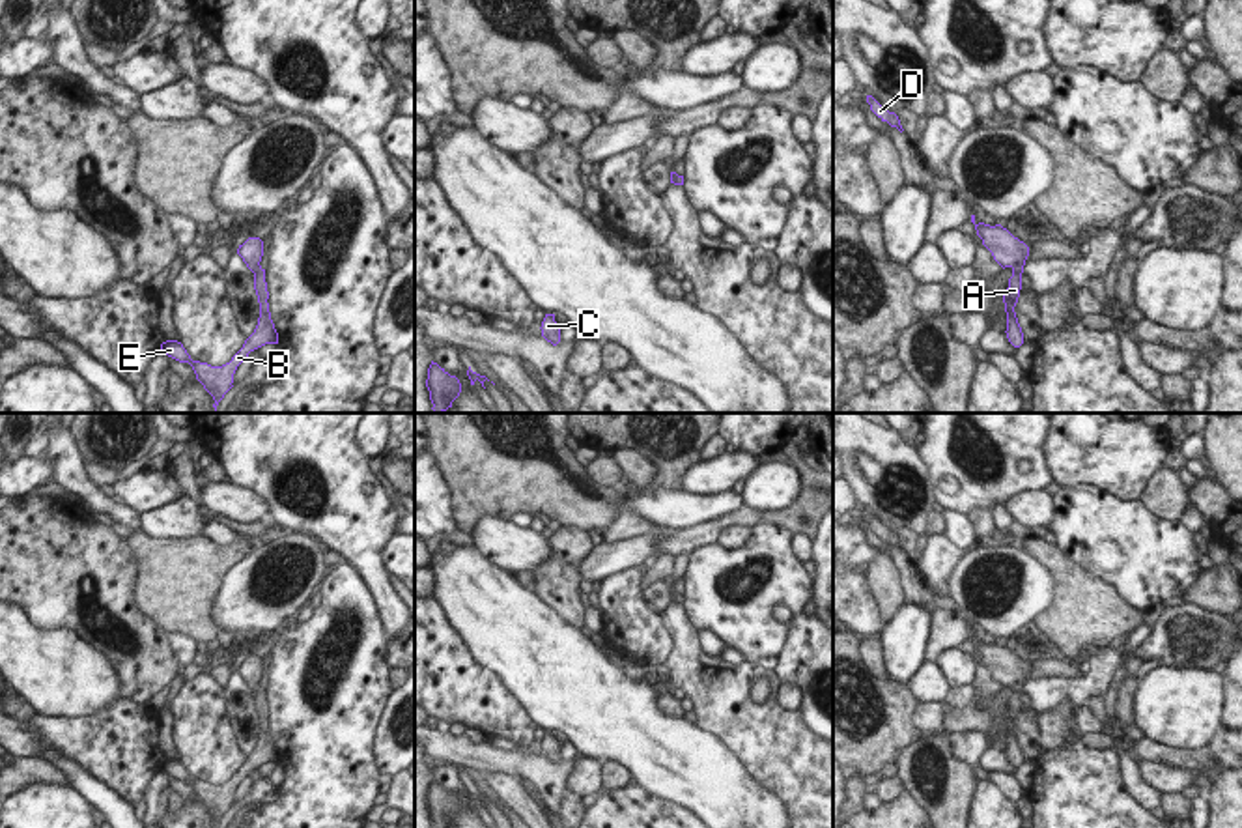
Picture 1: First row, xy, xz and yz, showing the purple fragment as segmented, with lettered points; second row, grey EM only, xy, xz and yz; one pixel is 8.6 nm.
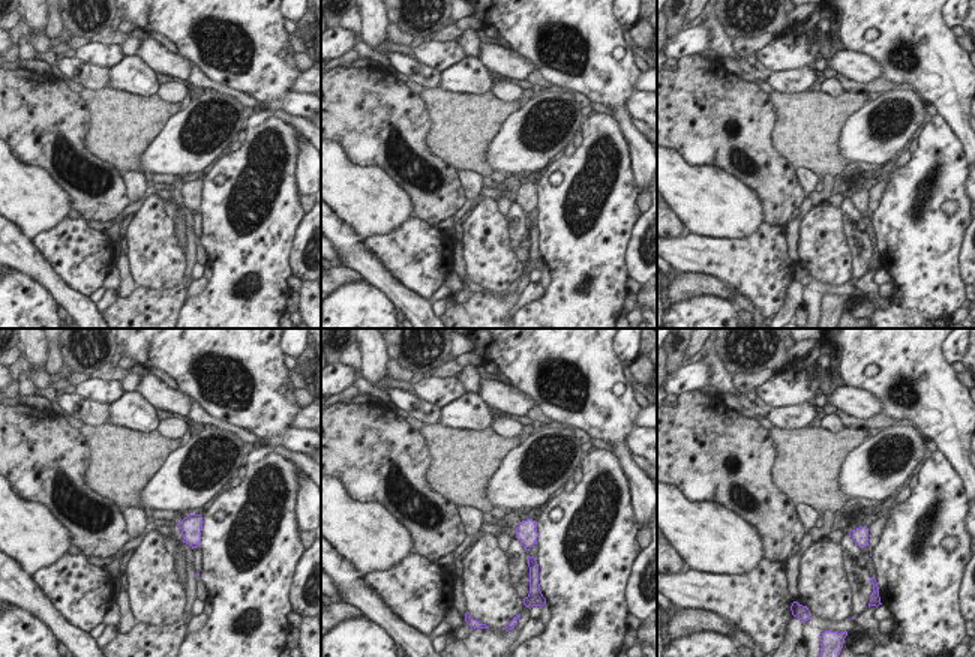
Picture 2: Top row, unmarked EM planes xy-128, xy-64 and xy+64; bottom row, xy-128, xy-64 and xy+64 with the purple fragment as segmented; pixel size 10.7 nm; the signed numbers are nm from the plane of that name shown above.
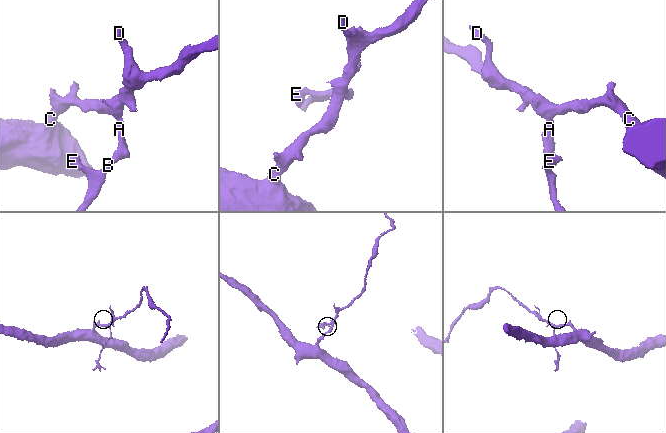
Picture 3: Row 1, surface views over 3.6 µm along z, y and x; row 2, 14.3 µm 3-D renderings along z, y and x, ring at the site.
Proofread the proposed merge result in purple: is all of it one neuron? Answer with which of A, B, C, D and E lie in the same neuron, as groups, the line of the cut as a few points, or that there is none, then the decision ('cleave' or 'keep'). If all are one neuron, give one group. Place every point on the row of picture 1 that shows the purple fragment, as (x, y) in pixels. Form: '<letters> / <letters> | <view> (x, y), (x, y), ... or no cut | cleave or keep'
A B C D E | no cut | keep

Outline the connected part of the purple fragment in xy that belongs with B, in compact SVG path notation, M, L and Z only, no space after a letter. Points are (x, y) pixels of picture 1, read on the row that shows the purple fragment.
M248 237L243 245L239 245L237 254L243 258L247 267L254 273L254 290L260 303L260 318L254 333L245 340L243 348L232 357L230 363L222 366L211 366L207 363L192 361L187 350L177 340L166 340L161 344L161 350L179 361L189 363L196 374L196 379L204 385L204 389L213 396L215 411L224 394L233 387L233 374L237 366L248 357L250 351L265 346L278 344L278 333L271 320L269 312L269 292L265 282L265 269L260 265L263 256L263 241L260 237Z

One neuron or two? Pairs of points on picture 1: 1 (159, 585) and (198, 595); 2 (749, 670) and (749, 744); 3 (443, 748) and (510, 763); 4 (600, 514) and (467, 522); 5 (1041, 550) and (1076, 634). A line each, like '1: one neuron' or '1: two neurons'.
1: one neuron
2: one neuron
3: one neuron
4: one neuron
5: one neuron

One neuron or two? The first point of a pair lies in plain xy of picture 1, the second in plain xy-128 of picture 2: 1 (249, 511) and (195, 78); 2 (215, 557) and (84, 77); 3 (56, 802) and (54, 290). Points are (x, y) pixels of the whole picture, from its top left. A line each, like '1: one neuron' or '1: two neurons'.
1: two neurons
2: two neurons
3: two neurons

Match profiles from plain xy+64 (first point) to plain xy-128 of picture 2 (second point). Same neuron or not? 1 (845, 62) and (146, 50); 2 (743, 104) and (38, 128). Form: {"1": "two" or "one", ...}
{"1": "one", "2": "one"}

